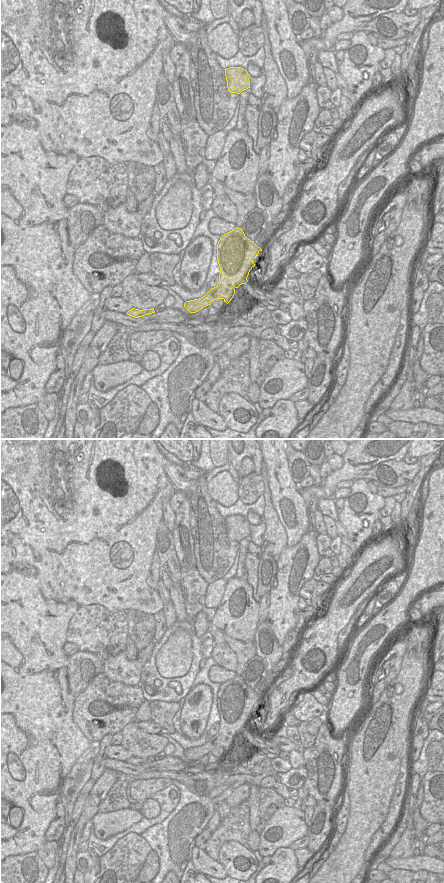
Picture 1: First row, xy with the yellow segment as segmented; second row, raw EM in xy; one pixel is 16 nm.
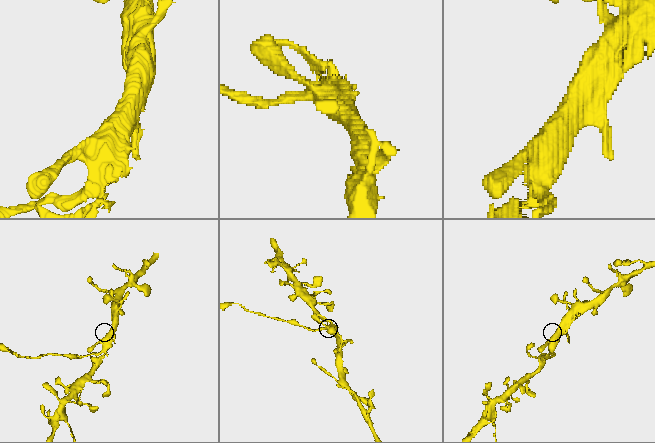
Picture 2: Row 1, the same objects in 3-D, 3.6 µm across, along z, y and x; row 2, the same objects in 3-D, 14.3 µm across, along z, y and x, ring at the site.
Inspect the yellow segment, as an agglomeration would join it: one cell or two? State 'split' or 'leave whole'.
split

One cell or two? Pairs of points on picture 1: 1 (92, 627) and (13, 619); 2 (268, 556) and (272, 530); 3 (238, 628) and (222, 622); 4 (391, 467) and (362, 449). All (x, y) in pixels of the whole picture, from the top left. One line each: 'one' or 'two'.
1: two
2: one
3: one
4: two

